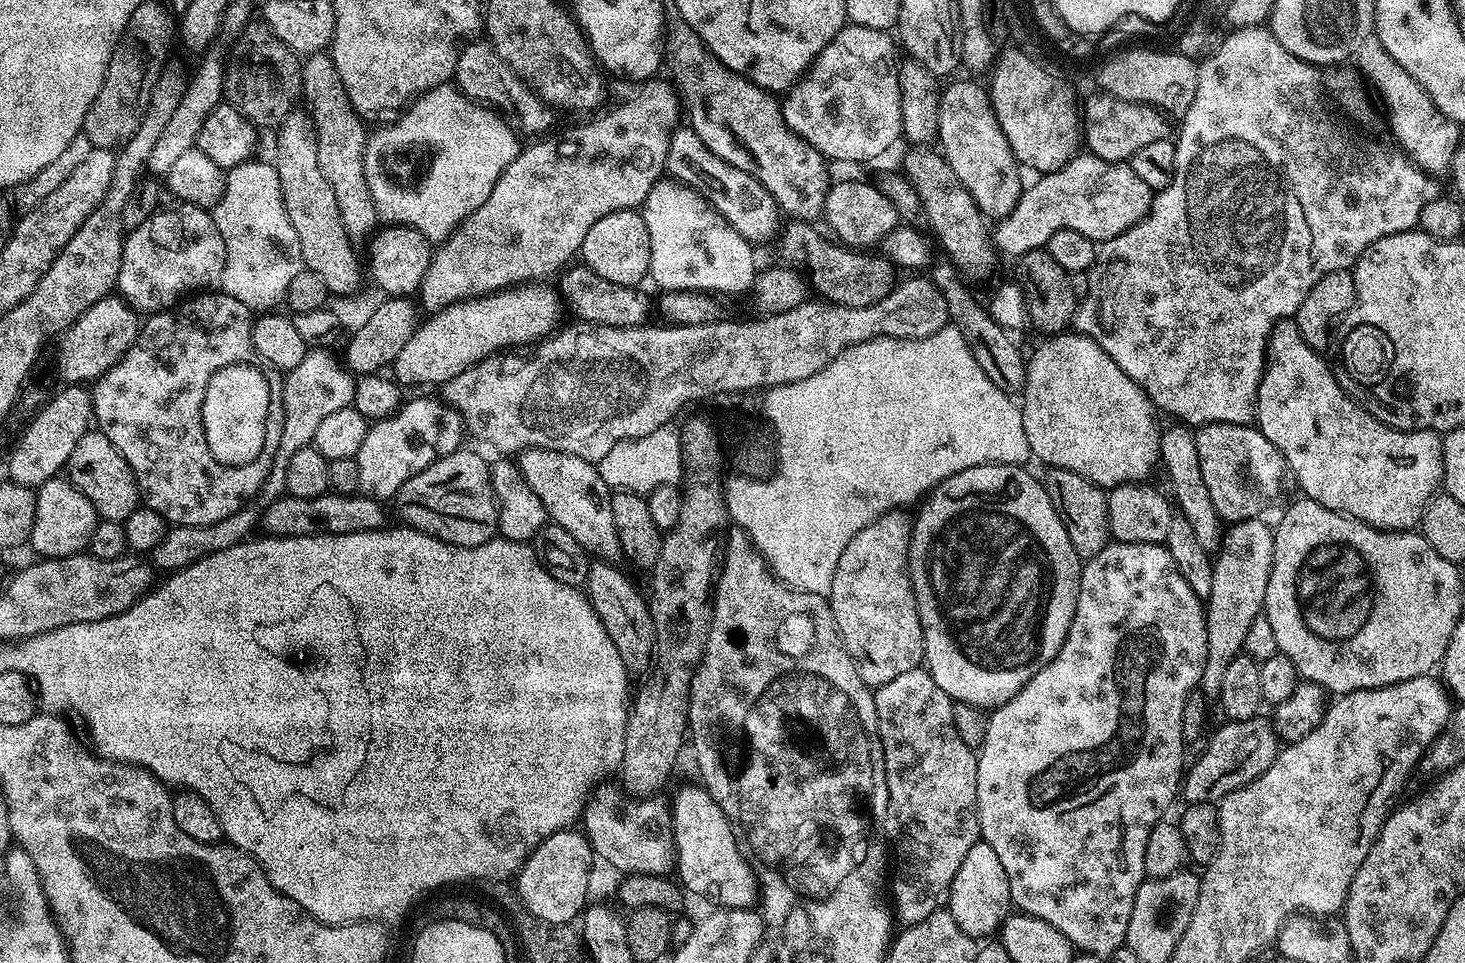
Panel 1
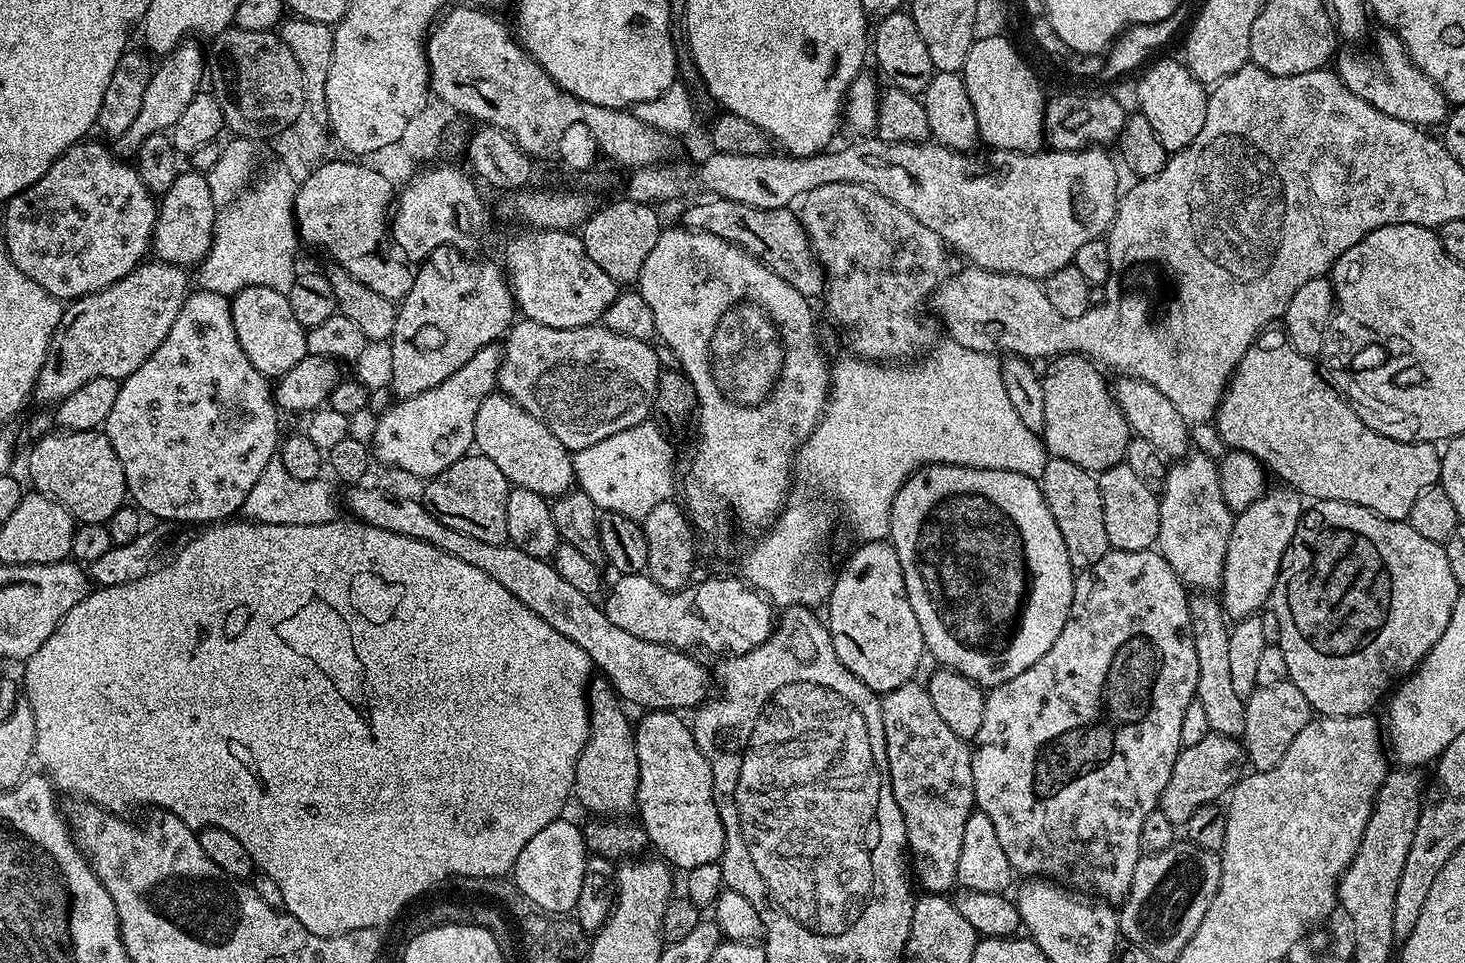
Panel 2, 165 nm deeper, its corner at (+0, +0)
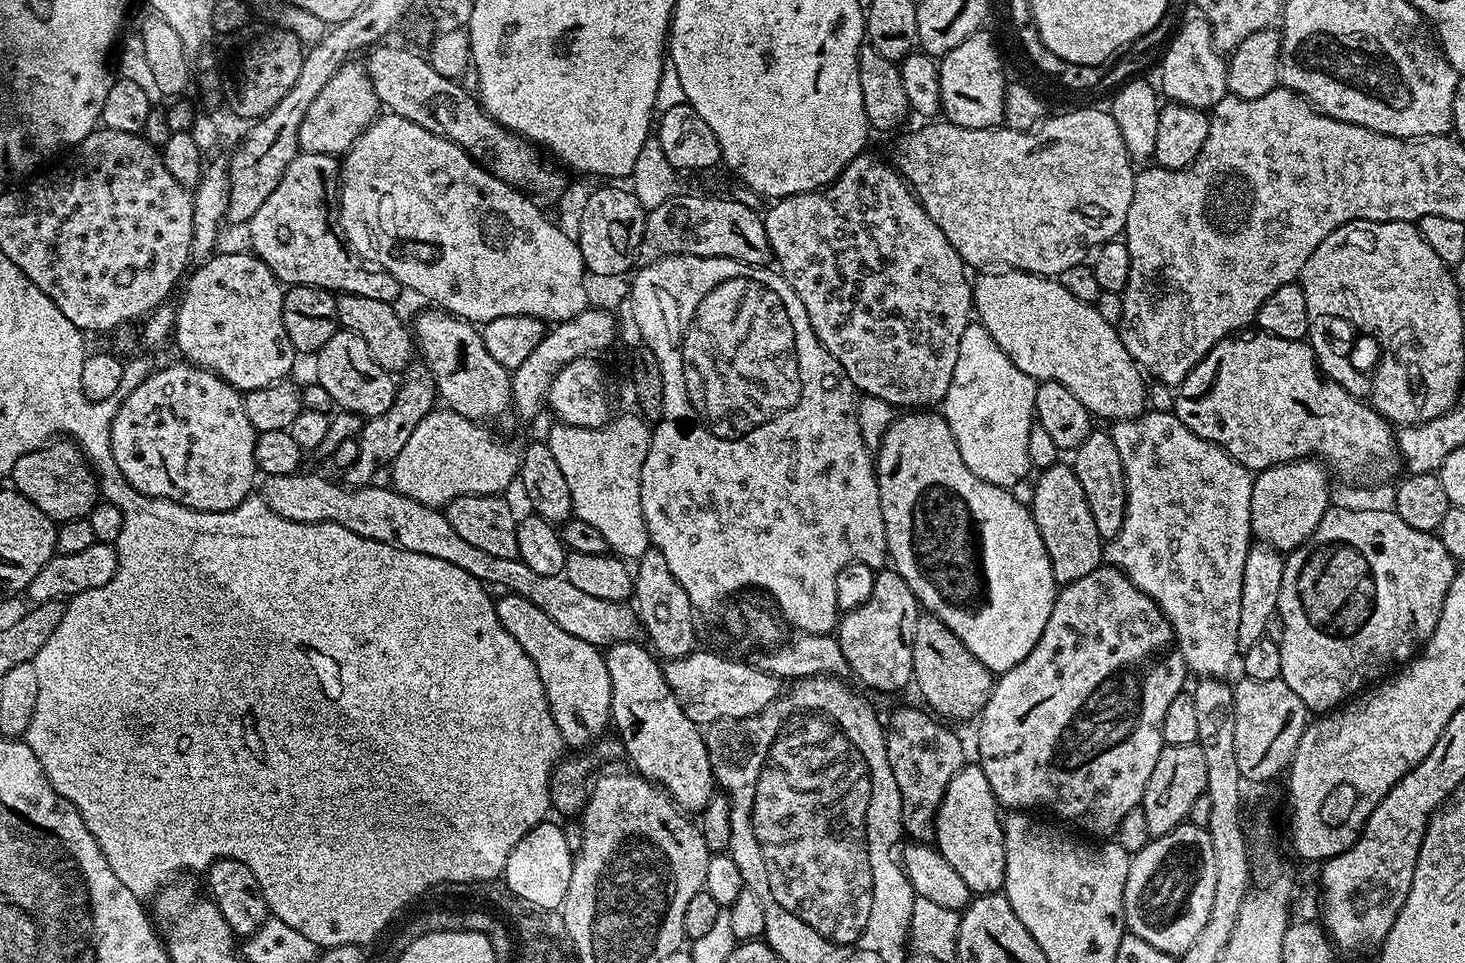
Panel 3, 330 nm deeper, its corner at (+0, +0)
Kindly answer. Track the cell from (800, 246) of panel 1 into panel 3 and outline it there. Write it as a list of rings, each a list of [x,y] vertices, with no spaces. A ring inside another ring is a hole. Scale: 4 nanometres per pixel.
[[[682,194],[672,195],[644,218],[639,259],[651,262],[664,256],[730,258],[753,266],[767,265],[773,259],[772,247],[764,233],[764,217],[759,211],[756,213],[740,200]]]

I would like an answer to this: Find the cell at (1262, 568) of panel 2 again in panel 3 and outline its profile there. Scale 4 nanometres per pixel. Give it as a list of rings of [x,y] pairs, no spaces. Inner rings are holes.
[[[1316,458],[1291,460],[1288,464],[1255,473],[1250,494],[1253,537],[1281,554],[1292,552],[1299,544],[1306,543],[1330,507],[1328,476],[1329,469]]]

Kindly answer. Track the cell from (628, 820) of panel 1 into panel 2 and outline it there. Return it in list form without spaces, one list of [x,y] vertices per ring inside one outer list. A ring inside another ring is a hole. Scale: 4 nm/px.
[[[596,678],[591,681],[589,693],[589,716],[591,730],[582,754],[576,760],[576,777],[572,783],[574,800],[577,800],[586,811],[592,812],[596,818],[624,818],[628,811],[633,811],[636,803],[636,787],[638,786],[638,750],[634,735],[633,721],[628,721],[624,713],[625,705],[619,696],[612,691],[607,680]]]

